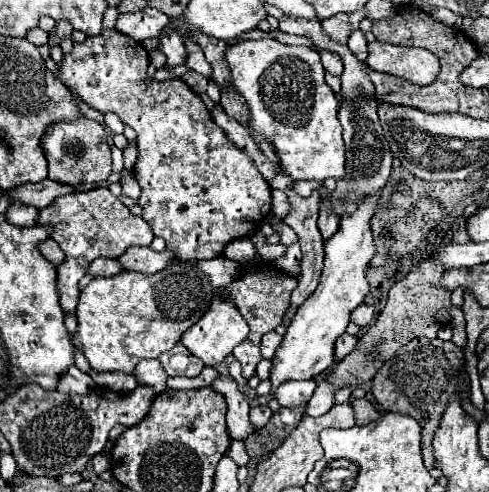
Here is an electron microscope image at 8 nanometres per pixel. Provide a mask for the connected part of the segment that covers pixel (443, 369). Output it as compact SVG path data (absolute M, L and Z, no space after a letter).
M412 339L406 343L394 359L390 359L386 365L382 365L380 373L372 379L372 395L374 399L384 407L384 411L390 413L404 413L414 417L422 427L422 457L426 469L434 467L434 455L432 455L432 437L438 429L440 417L446 409L446 403L452 395L452 391L460 385L460 371L464 363L464 353L460 347L456 347L452 341L440 341L440 339Z

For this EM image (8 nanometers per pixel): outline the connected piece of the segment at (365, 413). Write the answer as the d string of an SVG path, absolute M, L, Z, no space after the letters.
M352 399L352 405L356 413L356 425L366 425L382 419L382 415L374 409L374 405L368 399Z

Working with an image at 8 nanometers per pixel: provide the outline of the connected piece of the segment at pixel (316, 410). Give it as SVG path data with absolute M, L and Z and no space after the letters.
M320 381L310 403L306 405L306 415L308 417L320 417L324 413L328 413L334 405L334 389L330 387L328 381Z

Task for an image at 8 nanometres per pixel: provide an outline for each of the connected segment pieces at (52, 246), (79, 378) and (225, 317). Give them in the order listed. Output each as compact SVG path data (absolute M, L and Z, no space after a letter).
M46 239L46 241L40 245L40 251L42 251L42 255L44 255L50 263L54 263L54 265L60 265L60 263L64 261L64 251L58 247L58 243L56 243L54 239Z
M72 365L66 373L60 375L56 389L60 393L70 393L70 395L80 393L80 395L84 395L84 393L90 393L90 389L94 389L94 381L90 379L90 375L82 373L78 367Z
M216 295L214 303L208 307L206 315L202 315L202 319L194 327L190 327L182 335L180 341L192 355L200 357L206 367L214 367L214 365L222 363L232 353L232 349L248 337L248 331L250 331L248 323L242 319L240 311L232 303L228 303L228 301L224 301L222 297Z

